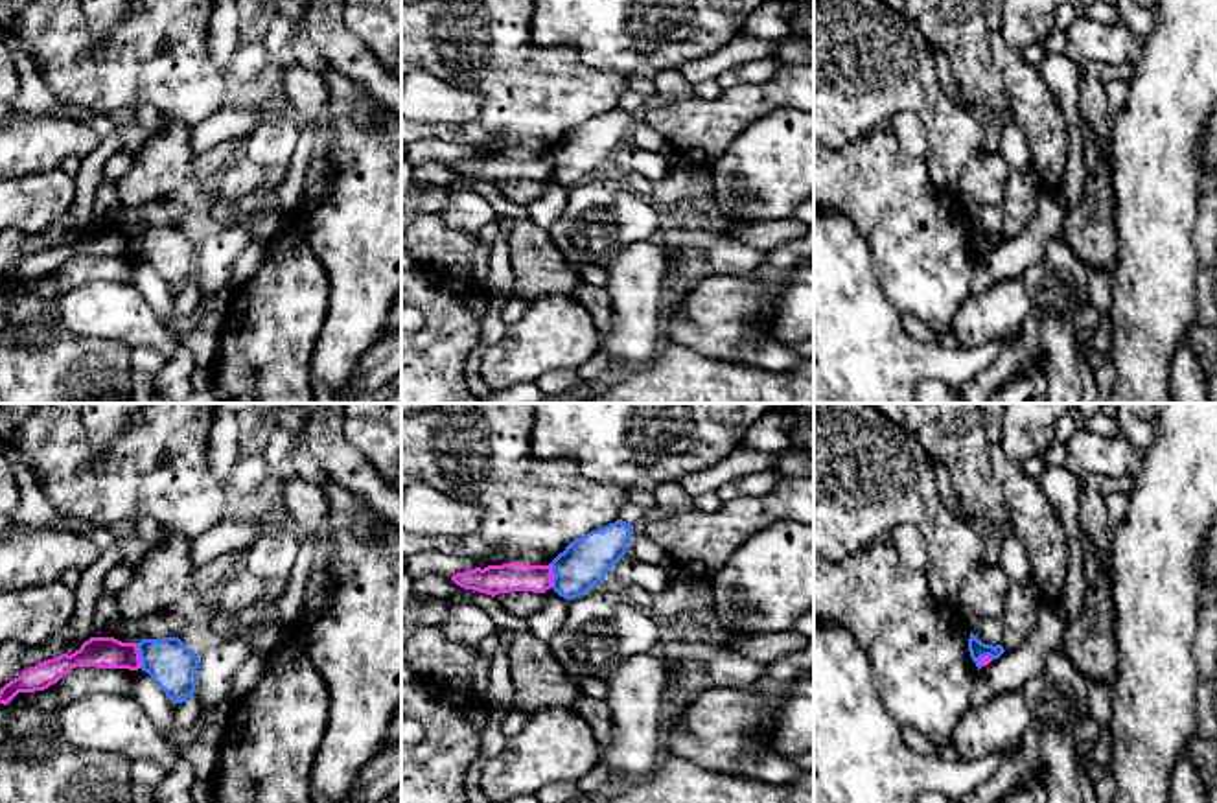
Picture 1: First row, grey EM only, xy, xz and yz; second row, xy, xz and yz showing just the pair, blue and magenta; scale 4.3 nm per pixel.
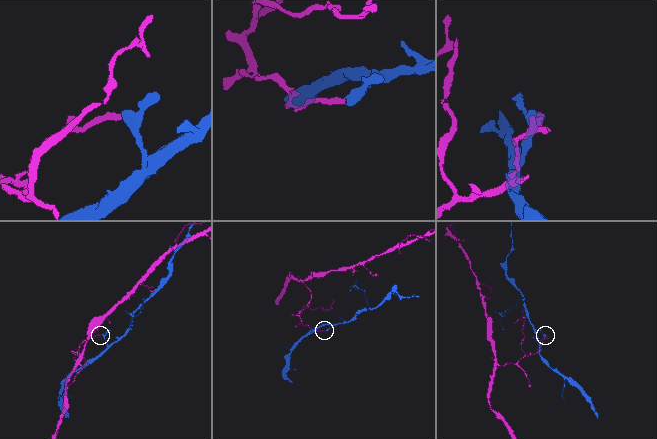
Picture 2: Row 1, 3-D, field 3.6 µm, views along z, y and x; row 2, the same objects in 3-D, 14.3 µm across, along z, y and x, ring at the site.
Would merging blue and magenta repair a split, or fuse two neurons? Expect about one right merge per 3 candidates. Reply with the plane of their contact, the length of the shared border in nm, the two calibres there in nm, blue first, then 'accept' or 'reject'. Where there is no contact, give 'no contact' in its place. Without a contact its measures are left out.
meets blue in xy; contact 110 nm long; 220 nm thick on the blue side, 140 nm on the other; reject

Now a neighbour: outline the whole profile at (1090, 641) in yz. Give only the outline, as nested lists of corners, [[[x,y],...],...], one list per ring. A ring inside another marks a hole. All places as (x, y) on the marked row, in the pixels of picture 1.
[[[1081,492],[1079,523],[1097,553],[1097,578],[1086,588],[1081,613],[1068,623],[1059,648],[1090,680],[1112,685],[1118,674],[1112,534],[1105,497]]]

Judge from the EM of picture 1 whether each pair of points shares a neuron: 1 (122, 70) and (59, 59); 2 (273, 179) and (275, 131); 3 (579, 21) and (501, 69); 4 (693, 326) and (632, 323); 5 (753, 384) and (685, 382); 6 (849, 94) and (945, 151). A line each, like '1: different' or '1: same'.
1: same
2: same
3: different
4: different
5: same
6: same

